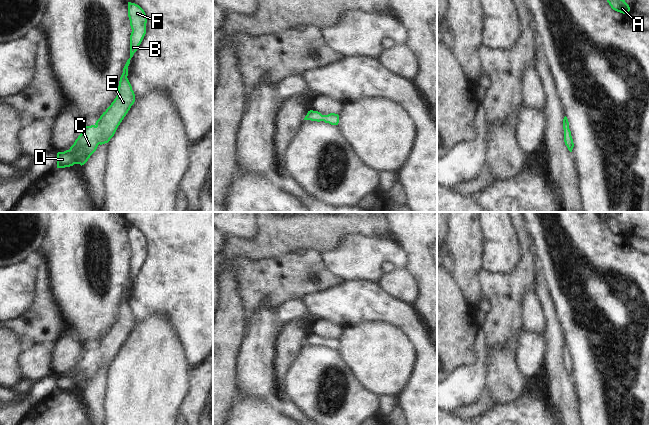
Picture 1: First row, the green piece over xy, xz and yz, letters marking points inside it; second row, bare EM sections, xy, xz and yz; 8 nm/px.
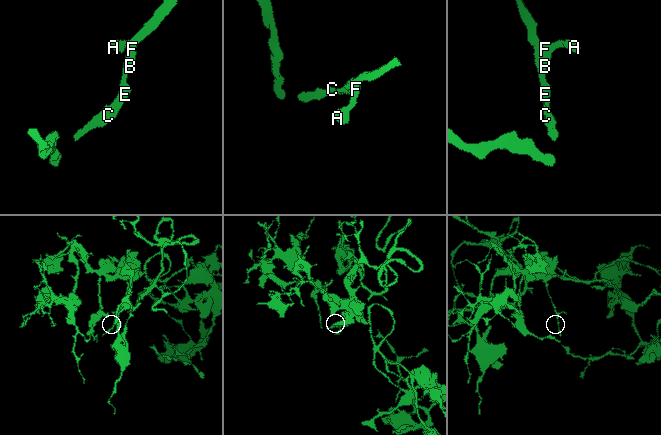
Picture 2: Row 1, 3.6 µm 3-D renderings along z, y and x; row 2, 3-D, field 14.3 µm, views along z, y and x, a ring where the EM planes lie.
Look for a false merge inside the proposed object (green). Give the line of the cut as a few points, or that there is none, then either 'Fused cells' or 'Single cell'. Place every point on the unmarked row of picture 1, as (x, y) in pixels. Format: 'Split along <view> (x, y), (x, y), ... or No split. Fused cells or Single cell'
No split. Single cell.

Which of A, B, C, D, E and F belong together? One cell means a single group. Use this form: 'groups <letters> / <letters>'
groups A B C D E F

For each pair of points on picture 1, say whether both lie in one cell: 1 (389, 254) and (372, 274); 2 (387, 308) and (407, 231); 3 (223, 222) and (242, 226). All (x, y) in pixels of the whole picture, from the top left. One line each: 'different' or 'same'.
1: same
2: different
3: same

